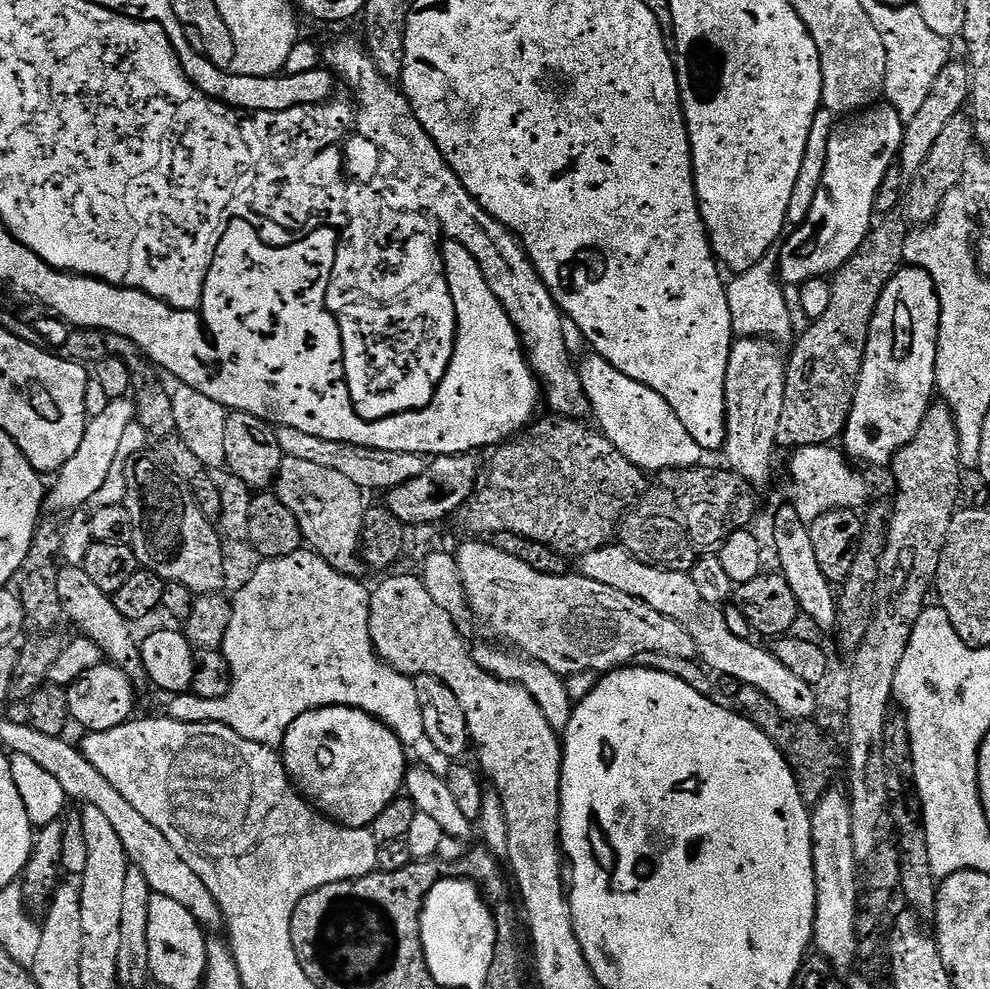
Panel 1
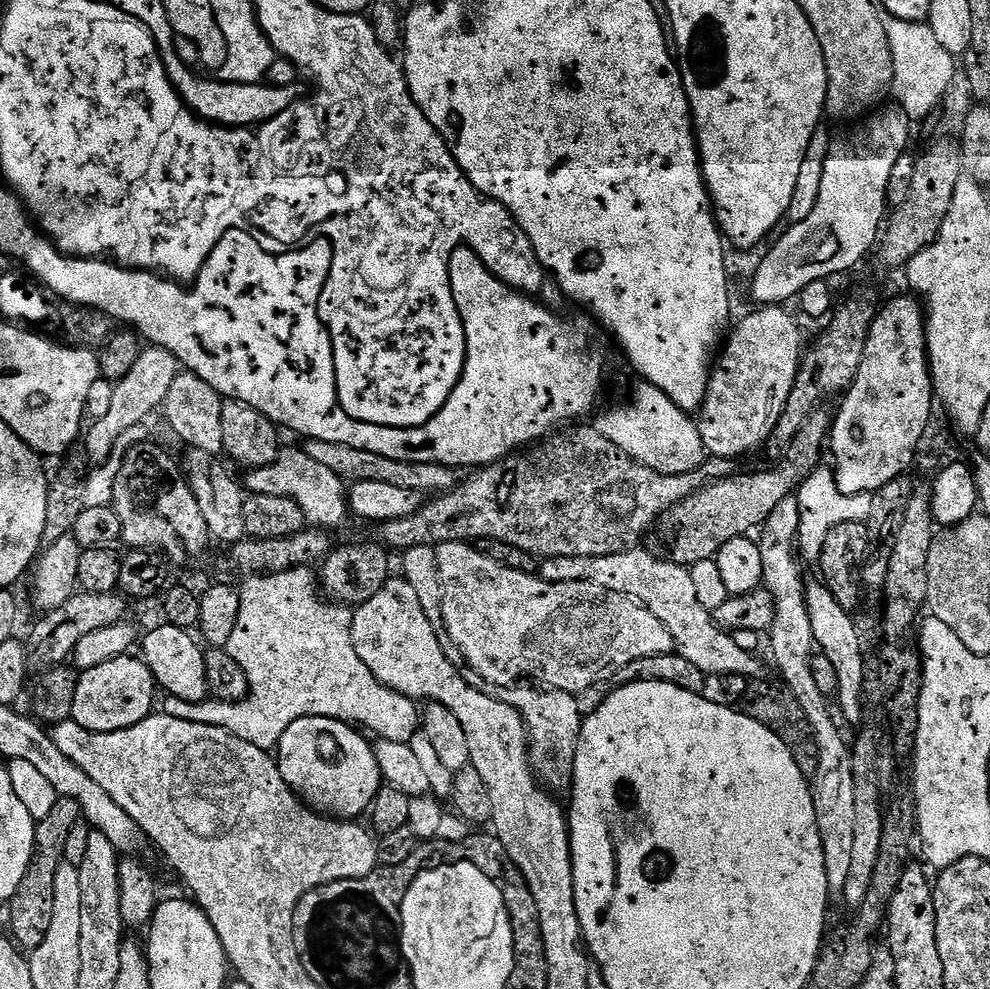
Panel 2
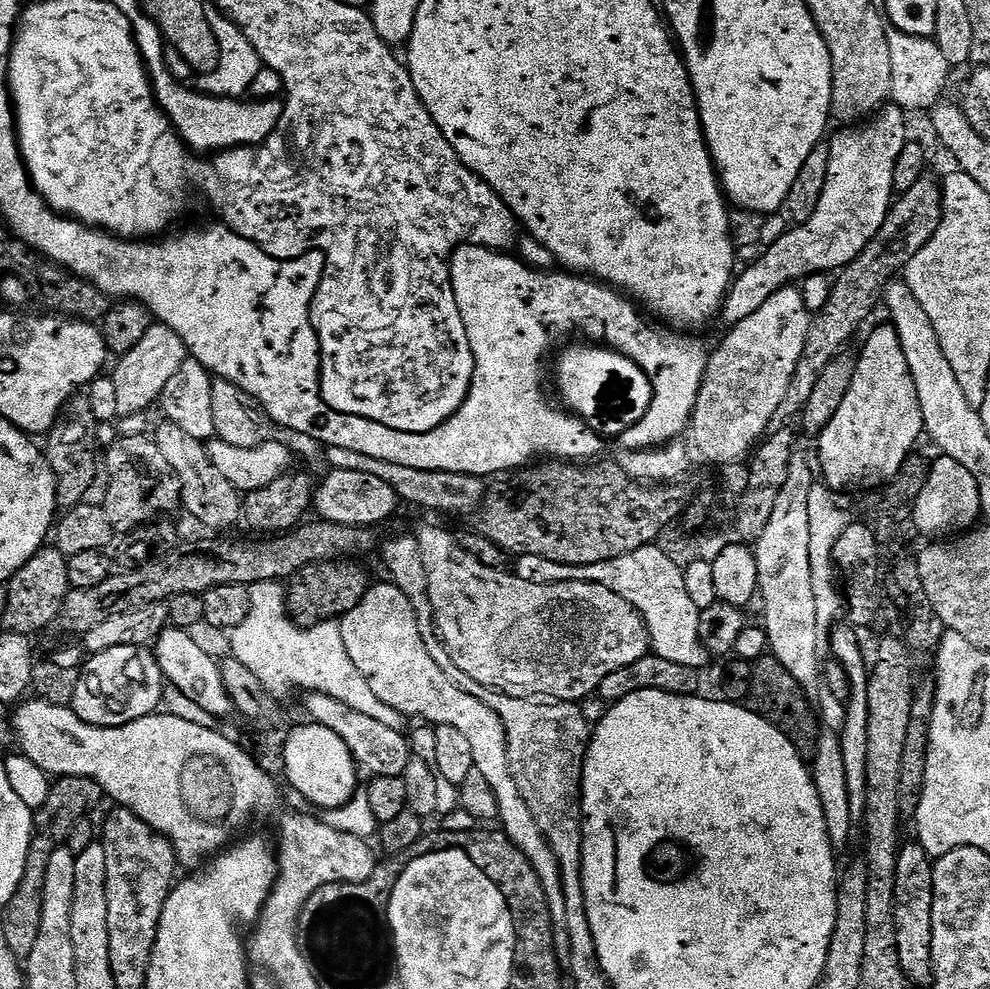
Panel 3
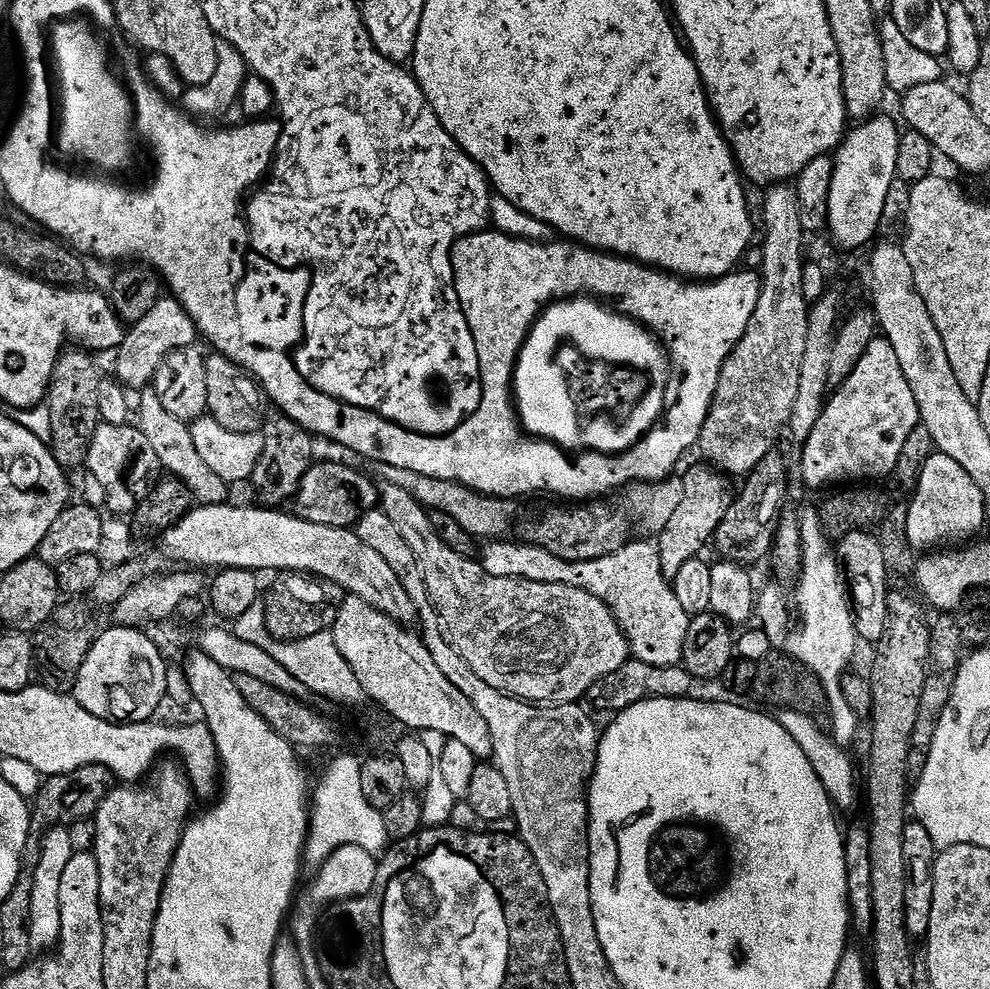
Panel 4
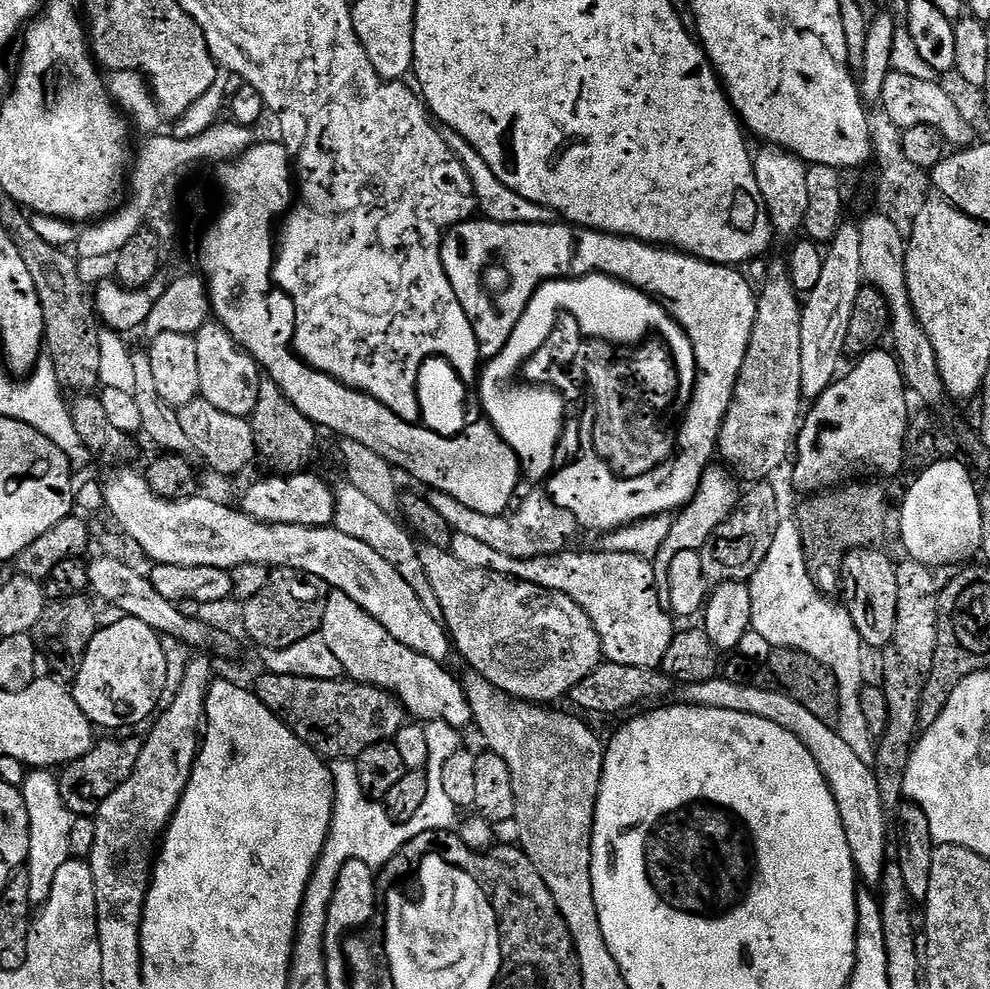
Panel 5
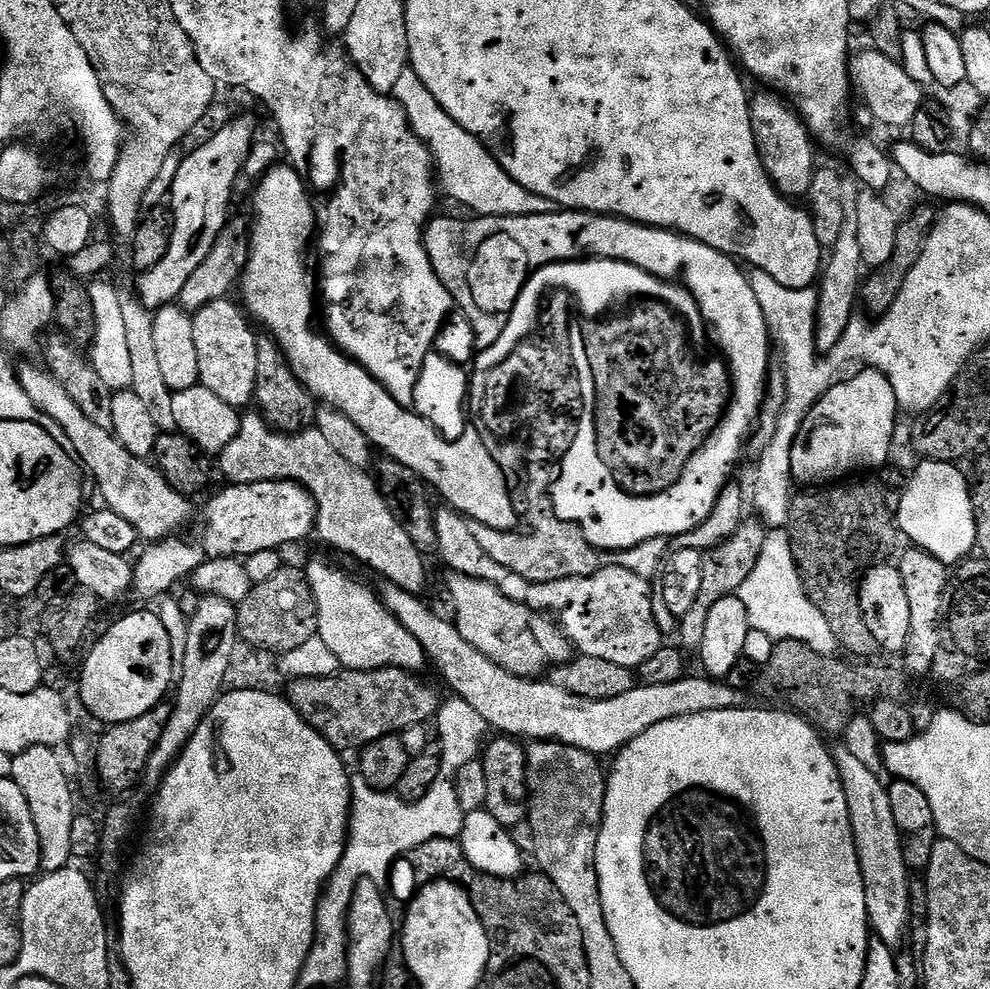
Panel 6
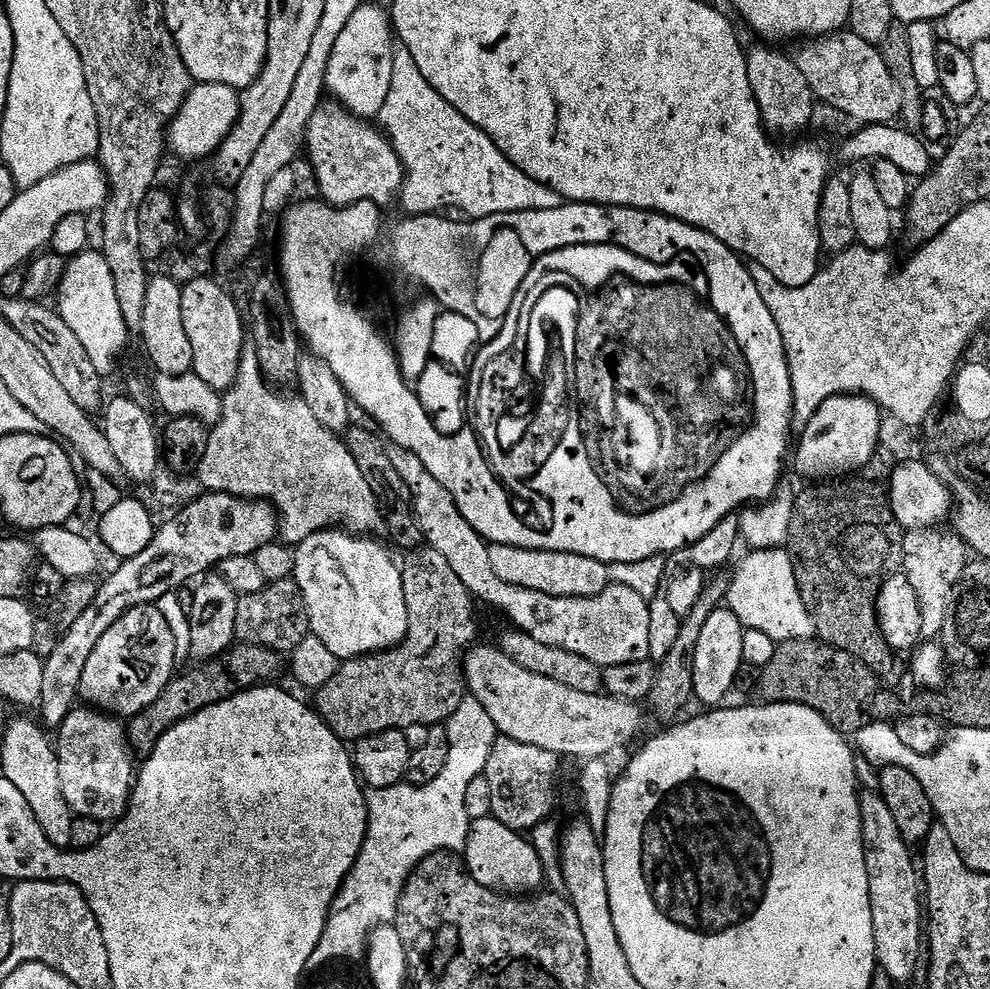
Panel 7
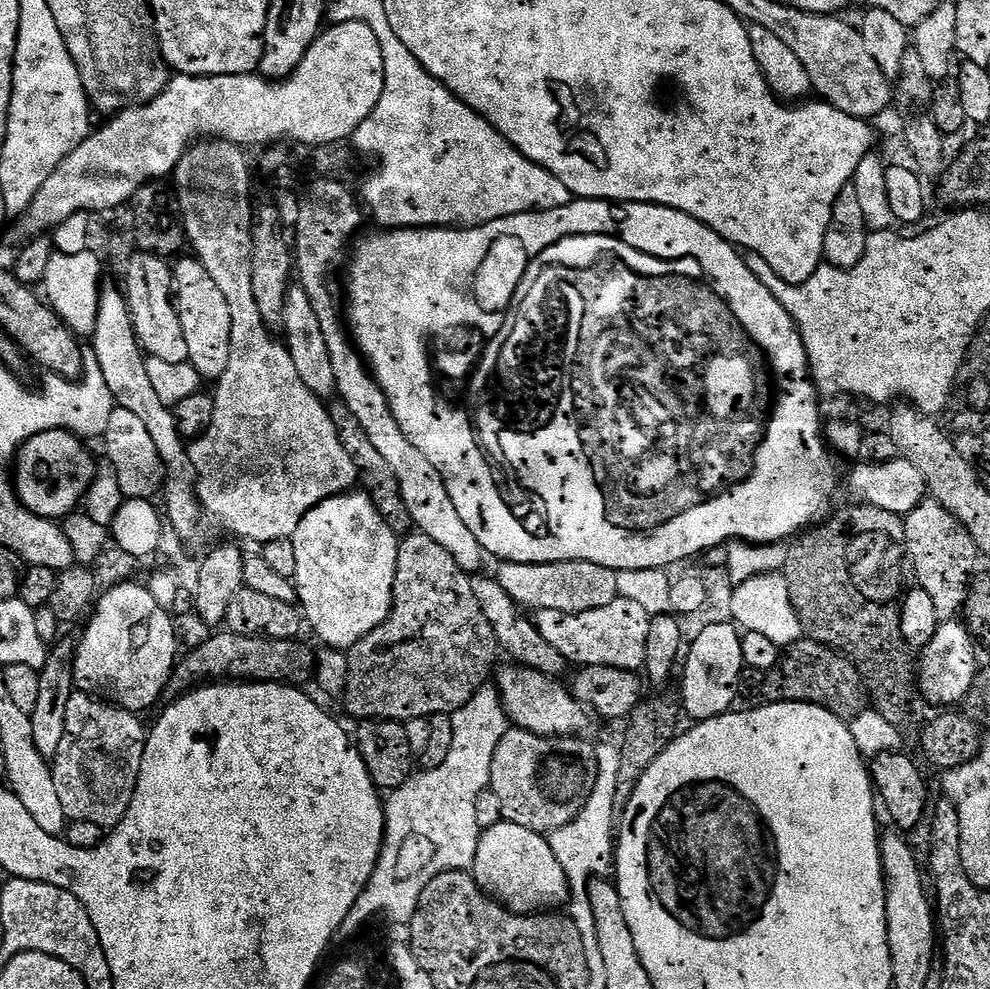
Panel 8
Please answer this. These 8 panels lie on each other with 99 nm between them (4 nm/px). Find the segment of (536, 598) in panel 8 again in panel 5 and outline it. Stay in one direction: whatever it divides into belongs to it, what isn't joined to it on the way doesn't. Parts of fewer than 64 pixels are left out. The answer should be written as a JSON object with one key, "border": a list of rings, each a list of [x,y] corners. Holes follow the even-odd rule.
{"border":[[[429,491],[426,499],[434,510],[438,510],[438,514],[442,514],[442,518],[446,518],[446,522],[450,522],[453,533],[467,534],[477,542],[498,550],[498,554],[506,554],[506,558],[529,560],[539,556],[556,556],[571,545],[568,543],[578,533],[576,516],[570,510],[557,506],[547,491],[530,493],[520,505],[517,503],[502,516],[478,514],[478,510],[462,506],[462,502],[450,498],[450,494],[445,492]]]}

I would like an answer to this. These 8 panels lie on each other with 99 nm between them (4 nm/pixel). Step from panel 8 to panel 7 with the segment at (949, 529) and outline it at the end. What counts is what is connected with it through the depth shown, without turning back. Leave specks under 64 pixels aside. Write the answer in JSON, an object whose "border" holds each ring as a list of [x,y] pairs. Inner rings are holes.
{"border":[[[940,526],[913,528],[902,540],[902,575],[910,582],[910,586],[914,586],[914,594],[918,597],[918,610],[922,610],[921,637],[928,642],[935,641],[944,631],[956,589],[960,587],[960,579],[964,577],[964,570],[970,563],[970,552],[964,541],[955,531],[943,532],[944,530]]]}

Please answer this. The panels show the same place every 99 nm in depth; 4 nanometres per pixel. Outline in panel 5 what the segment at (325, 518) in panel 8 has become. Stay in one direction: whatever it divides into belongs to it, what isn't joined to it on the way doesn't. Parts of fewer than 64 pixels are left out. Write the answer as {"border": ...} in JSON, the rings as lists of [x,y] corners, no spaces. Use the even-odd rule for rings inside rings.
{"border":[[[329,591],[319,635],[324,637],[326,646],[330,646],[334,658],[342,662],[347,679],[391,692],[400,699],[409,717],[420,722],[441,720],[461,730],[472,724],[472,711],[463,683],[455,680],[441,661],[426,658],[410,650],[410,646],[402,646],[402,642],[397,642],[383,626],[378,626],[378,622],[374,622],[354,598]]]}

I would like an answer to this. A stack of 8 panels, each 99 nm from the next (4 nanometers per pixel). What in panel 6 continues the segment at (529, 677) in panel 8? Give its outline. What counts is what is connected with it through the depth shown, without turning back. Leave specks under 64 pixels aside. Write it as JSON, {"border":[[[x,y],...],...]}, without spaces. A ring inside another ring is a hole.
{"border":[[[385,583],[384,589],[379,589],[378,595],[383,600],[384,605],[390,610],[390,614],[394,614],[394,618],[398,618],[398,622],[405,628],[411,636],[418,642],[418,646],[422,646],[425,657],[433,664],[434,667],[440,671],[440,676],[453,688],[455,695],[461,700],[470,702],[470,706],[474,706],[474,710],[478,710],[478,714],[482,714],[482,718],[488,723],[489,729],[498,731],[497,733],[503,734],[508,738],[521,738],[525,736],[525,741],[535,742],[537,740],[556,740],[559,744],[565,744],[566,746],[574,746],[578,750],[586,750],[592,756],[597,758],[604,758],[604,755],[615,754],[620,749],[625,748],[634,738],[638,738],[638,734],[642,734],[646,730],[650,730],[650,726],[658,726],[658,722],[666,722],[670,718],[682,718],[683,716],[689,716],[690,714],[706,714],[707,712],[713,712],[714,710],[730,710],[731,708],[743,708],[745,707],[746,698],[745,693],[725,683],[720,678],[709,678],[707,675],[699,674],[700,676],[692,676],[692,674],[685,674],[678,682],[666,682],[666,686],[646,686],[640,684],[637,687],[626,690],[626,694],[618,694],[618,698],[610,698],[609,700],[591,700],[590,698],[578,698],[578,694],[570,694],[566,690],[562,690],[558,686],[554,686],[547,679],[544,678],[529,678],[526,676],[515,676],[510,674],[506,670],[502,670],[502,666],[498,666],[494,662],[490,662],[490,658],[486,658],[484,654],[478,650],[474,650],[474,646],[470,646],[470,642],[466,642],[466,638],[462,638],[462,634],[458,634],[455,623],[451,619],[443,620],[436,612],[431,612],[426,605],[420,601],[421,597],[414,592],[407,592],[398,587],[397,584]]]}

